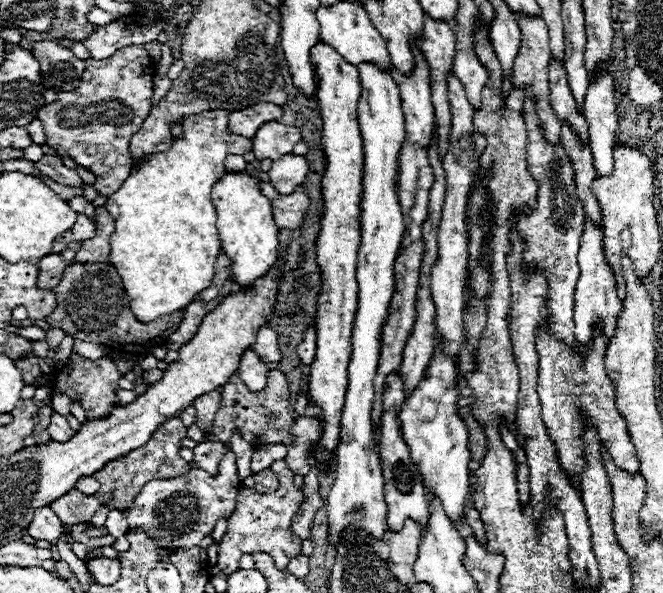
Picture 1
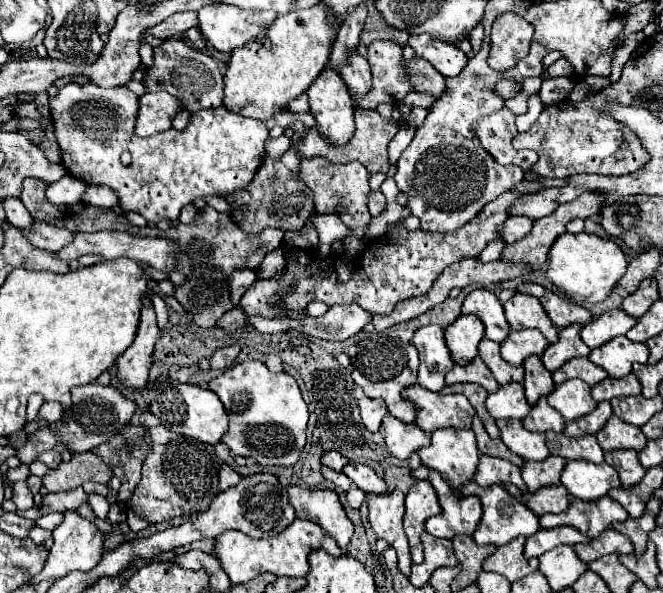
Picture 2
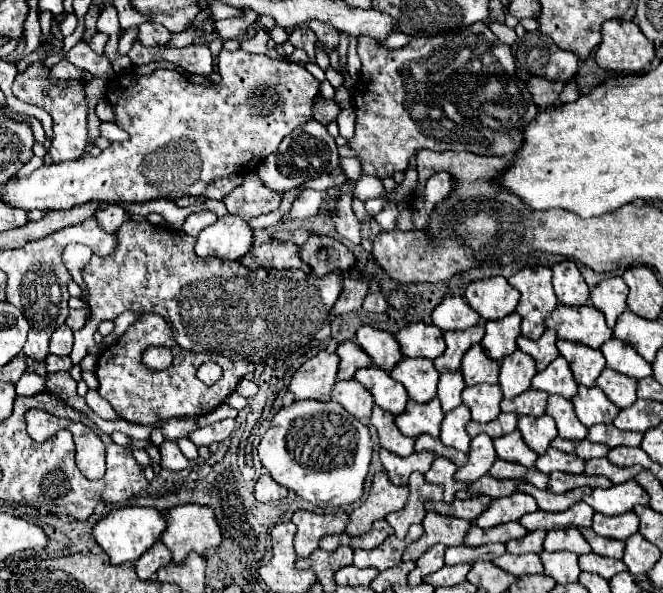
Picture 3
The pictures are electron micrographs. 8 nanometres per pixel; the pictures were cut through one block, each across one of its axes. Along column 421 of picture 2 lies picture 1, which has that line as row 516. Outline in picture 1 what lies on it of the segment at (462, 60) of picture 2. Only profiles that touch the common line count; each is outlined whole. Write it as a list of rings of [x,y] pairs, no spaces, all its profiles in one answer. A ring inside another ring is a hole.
[[[44,506],[44,508],[38,508],[38,512],[34,514],[34,520],[30,522],[26,532],[36,540],[48,540],[50,544],[56,544],[56,540],[60,538],[60,532],[62,532],[62,522],[50,510],[50,506]]]

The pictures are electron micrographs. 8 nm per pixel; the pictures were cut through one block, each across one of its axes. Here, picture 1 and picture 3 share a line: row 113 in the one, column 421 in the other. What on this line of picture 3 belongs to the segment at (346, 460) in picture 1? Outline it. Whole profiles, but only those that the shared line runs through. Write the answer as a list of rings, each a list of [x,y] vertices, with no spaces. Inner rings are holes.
[[[402,358],[398,366],[390,370],[390,376],[404,384],[408,396],[414,402],[428,402],[436,396],[440,374],[428,358]]]

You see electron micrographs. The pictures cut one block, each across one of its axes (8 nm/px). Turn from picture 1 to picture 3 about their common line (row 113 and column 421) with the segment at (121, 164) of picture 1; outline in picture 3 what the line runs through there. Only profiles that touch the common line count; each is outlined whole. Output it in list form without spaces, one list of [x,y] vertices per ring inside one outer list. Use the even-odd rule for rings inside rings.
[[[486,24],[466,26],[464,30],[456,30],[456,34],[414,38],[408,46],[398,50],[386,50],[378,46],[374,38],[362,36],[358,38],[358,54],[362,70],[352,94],[356,108],[356,134],[348,140],[348,148],[356,152],[364,176],[370,174],[384,180],[396,172],[404,172],[410,156],[422,148],[436,152],[458,150],[480,156],[510,156],[522,148],[524,130],[538,114],[538,106],[534,104],[526,82],[516,76],[510,46],[500,44]]]

